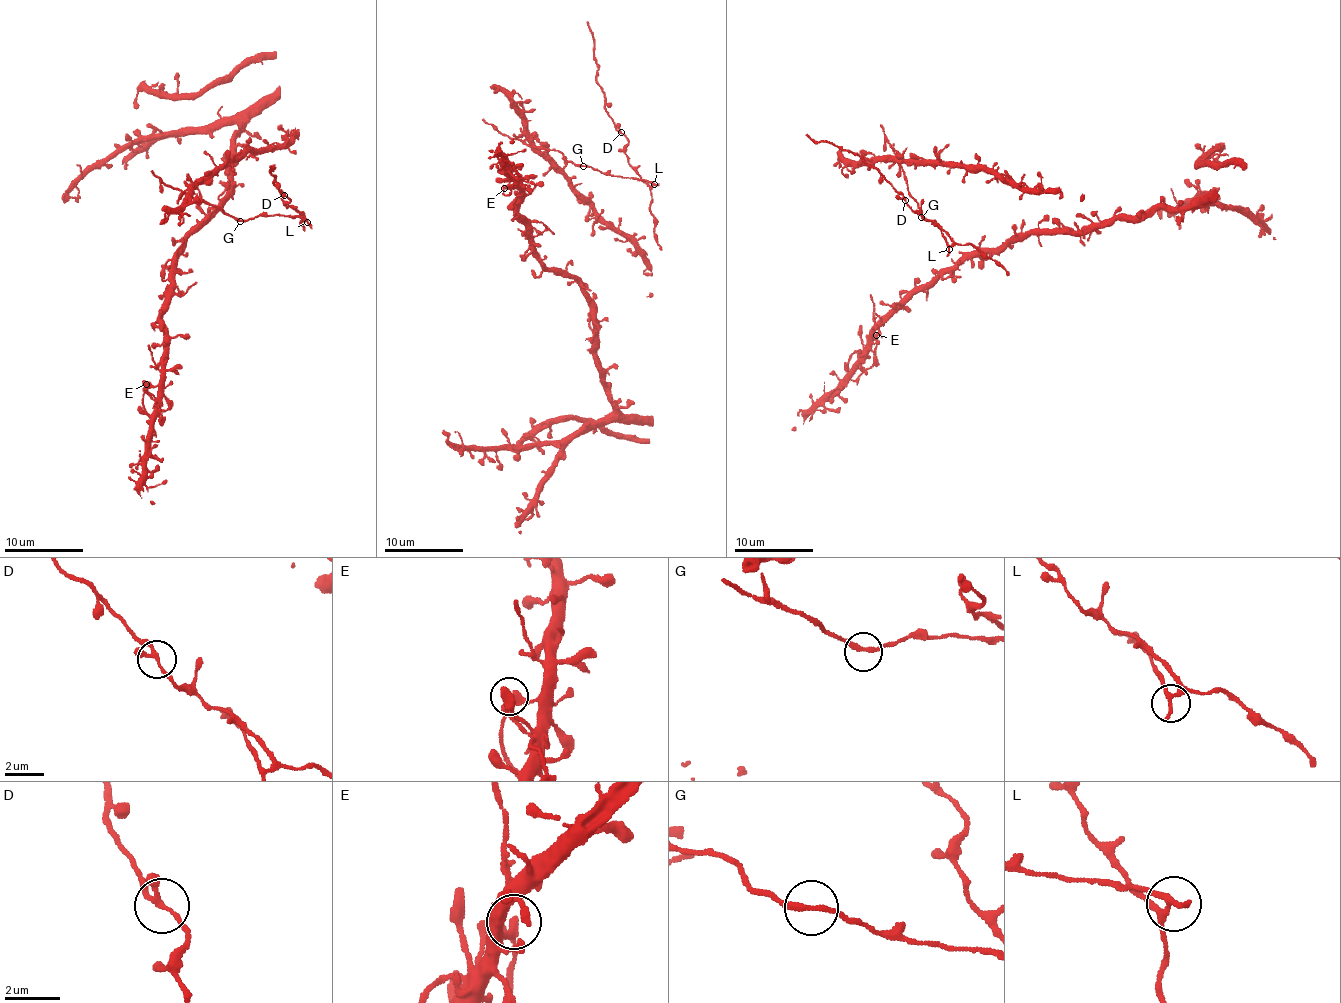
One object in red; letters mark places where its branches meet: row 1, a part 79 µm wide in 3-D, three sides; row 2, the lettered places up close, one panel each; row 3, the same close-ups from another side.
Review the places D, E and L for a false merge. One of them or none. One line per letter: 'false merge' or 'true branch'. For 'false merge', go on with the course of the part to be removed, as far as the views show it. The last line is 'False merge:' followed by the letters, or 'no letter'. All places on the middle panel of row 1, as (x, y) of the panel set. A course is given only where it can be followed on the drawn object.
D: true branch
E: true branch
L: false merge; foreign part runs (653, 185), (645, 179), (605, 175), (577, 165), (559, 151), (526, 146), (507, 137), (483, 119)
False merge: L

